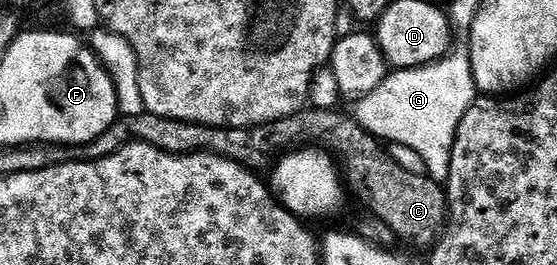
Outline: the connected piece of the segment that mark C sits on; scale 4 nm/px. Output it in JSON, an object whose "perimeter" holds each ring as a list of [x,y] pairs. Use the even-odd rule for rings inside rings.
{"perimeter":[[[305,109],[279,119],[276,123],[266,123],[259,127],[207,127],[201,123],[187,123],[181,119],[143,113],[117,118],[110,129],[106,129],[106,133],[75,148],[74,155],[80,161],[101,159],[114,154],[127,143],[145,143],[169,151],[171,155],[221,155],[242,164],[249,171],[260,173],[264,166],[267,168],[281,153],[310,142],[322,144],[339,160],[346,172],[347,182],[351,186],[353,183],[366,198],[372,199],[371,214],[380,218],[383,226],[387,229],[389,227],[398,238],[425,249],[431,248],[440,238],[448,221],[448,196],[445,188],[437,180],[429,179],[427,174],[419,176],[406,173],[391,158],[381,140],[365,131],[364,126],[357,123],[351,114],[339,115],[336,111]]]}

